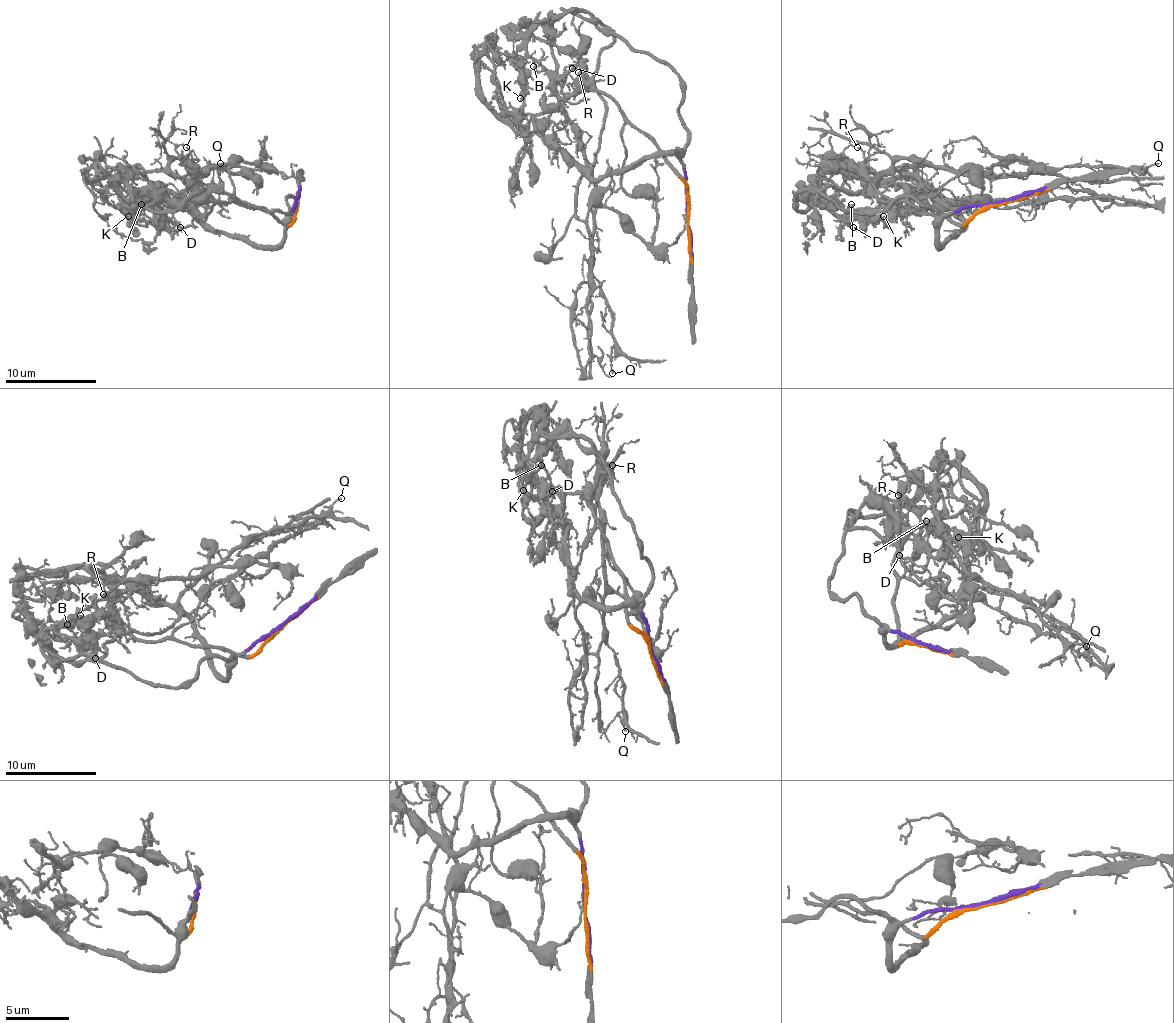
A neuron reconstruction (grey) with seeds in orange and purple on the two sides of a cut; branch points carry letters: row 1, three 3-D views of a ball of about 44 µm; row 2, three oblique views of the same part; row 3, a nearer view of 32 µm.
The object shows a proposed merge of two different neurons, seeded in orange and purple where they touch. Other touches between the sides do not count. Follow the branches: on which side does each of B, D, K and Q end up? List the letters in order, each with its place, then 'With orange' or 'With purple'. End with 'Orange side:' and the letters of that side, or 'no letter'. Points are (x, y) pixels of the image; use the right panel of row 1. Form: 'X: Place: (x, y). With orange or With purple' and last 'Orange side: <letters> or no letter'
B: Place: (851, 204). With purple
D: Place: (853, 227). With purple
K: Place: (883, 216). With purple
Q: Place: (1158, 163). With orange
Orange side: Q

